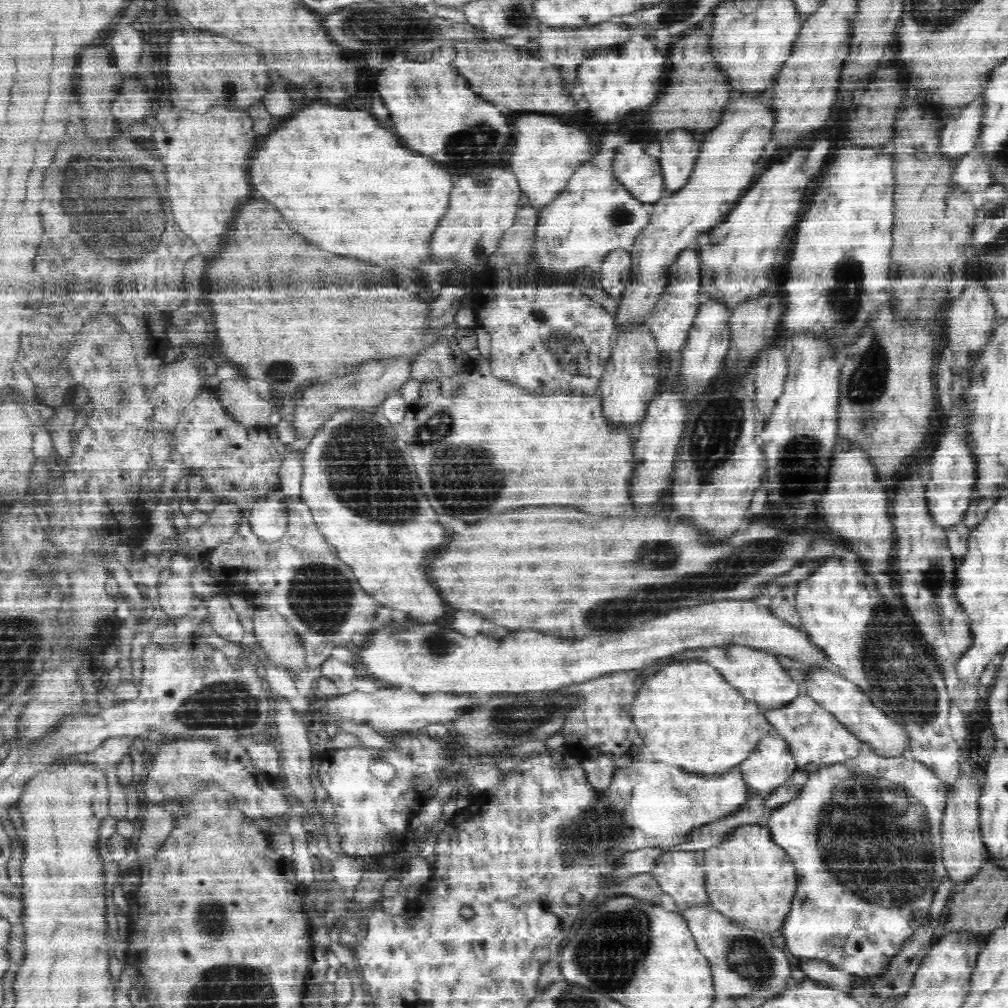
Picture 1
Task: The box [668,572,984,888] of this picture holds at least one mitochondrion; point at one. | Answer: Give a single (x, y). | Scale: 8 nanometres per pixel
(882, 643)

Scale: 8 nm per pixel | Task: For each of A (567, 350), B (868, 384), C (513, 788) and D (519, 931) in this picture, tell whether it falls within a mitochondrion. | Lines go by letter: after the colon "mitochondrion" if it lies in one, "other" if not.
A: mitochondrion
B: mitochondrion
C: other
D: other

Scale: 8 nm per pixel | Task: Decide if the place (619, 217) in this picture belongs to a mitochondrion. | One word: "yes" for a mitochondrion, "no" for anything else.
yes

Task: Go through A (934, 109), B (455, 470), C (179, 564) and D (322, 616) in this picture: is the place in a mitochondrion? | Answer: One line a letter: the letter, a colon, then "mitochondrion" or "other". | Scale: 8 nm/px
A: other
B: mitochondrion
C: mitochondrion
D: mitochondrion

